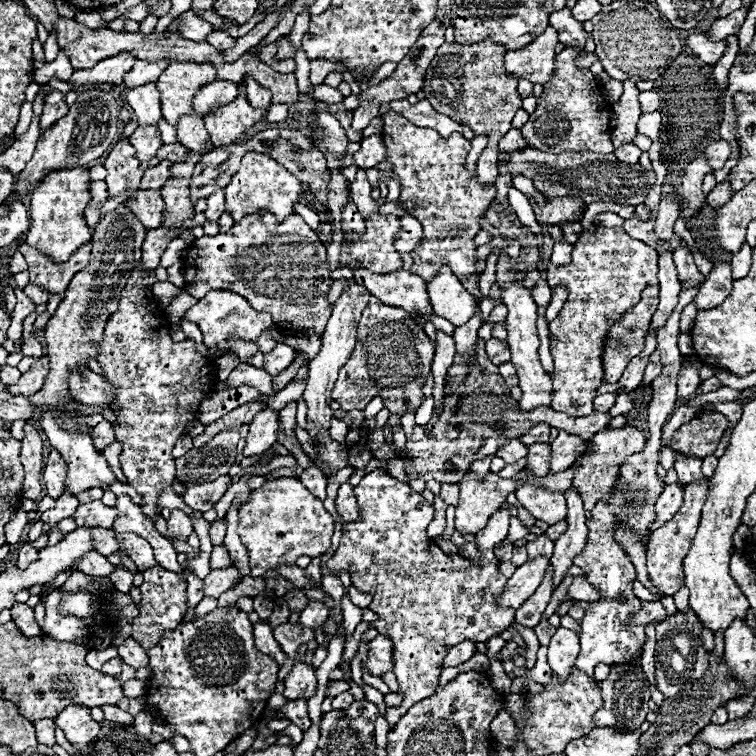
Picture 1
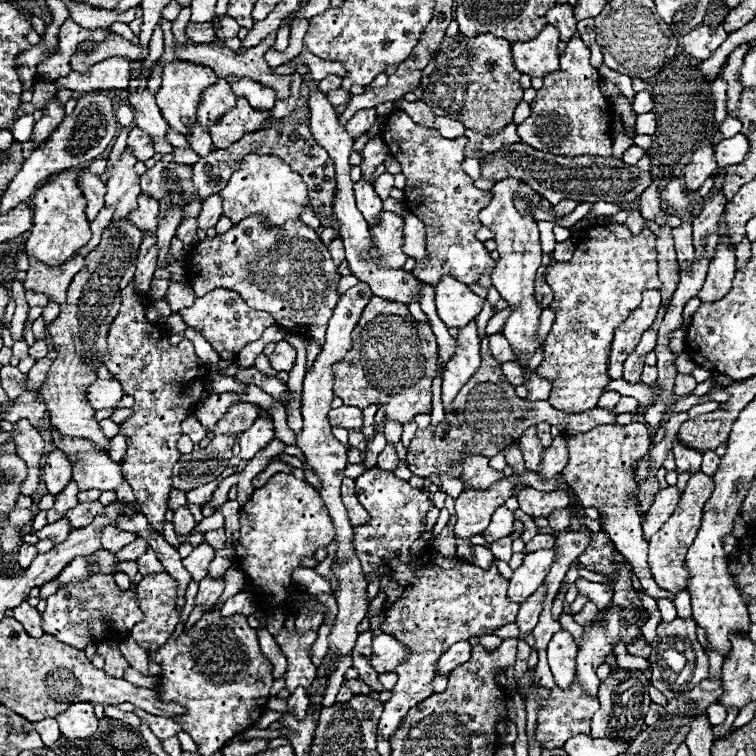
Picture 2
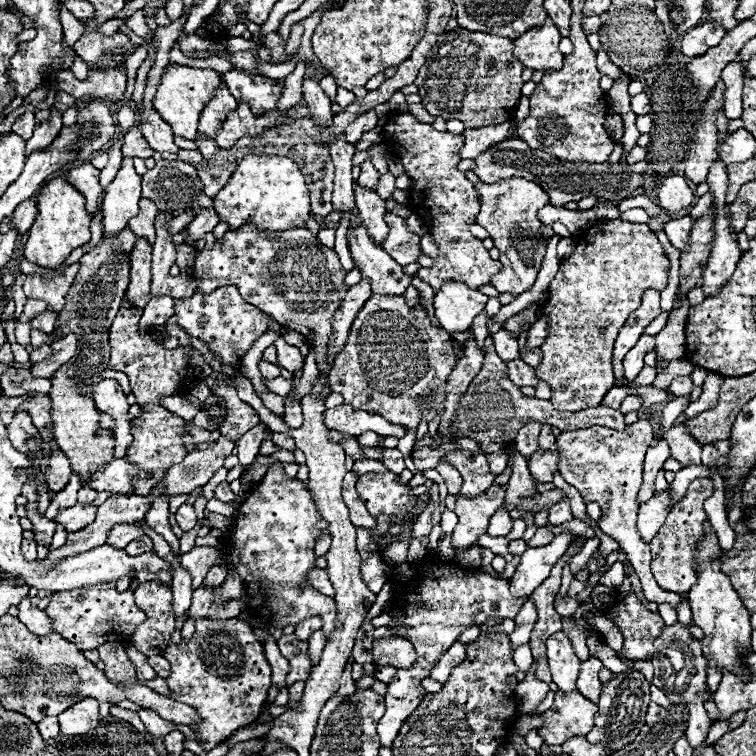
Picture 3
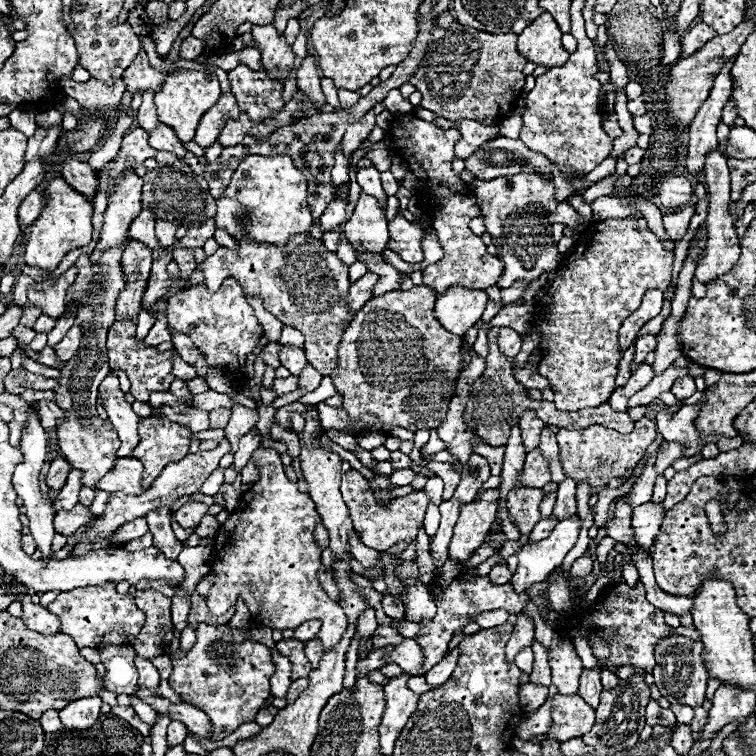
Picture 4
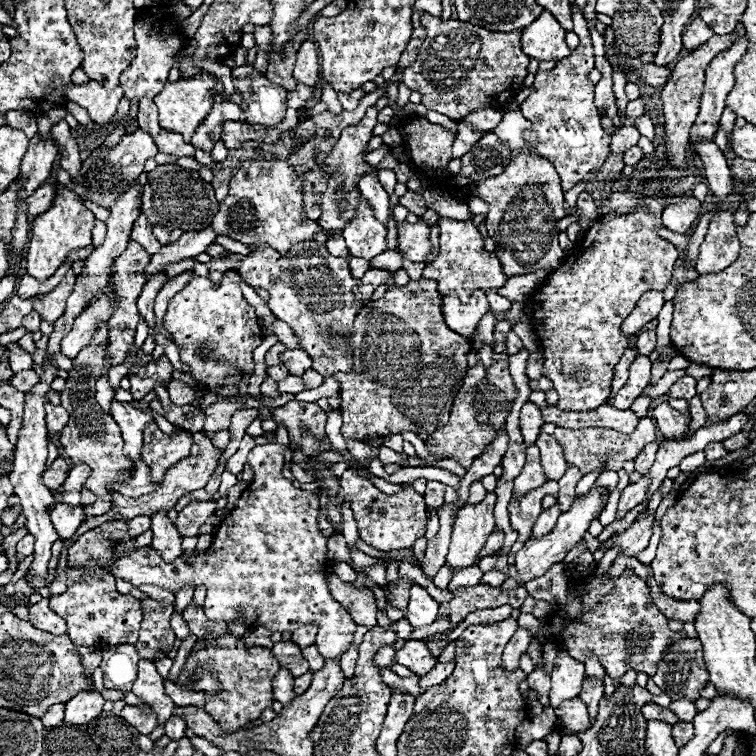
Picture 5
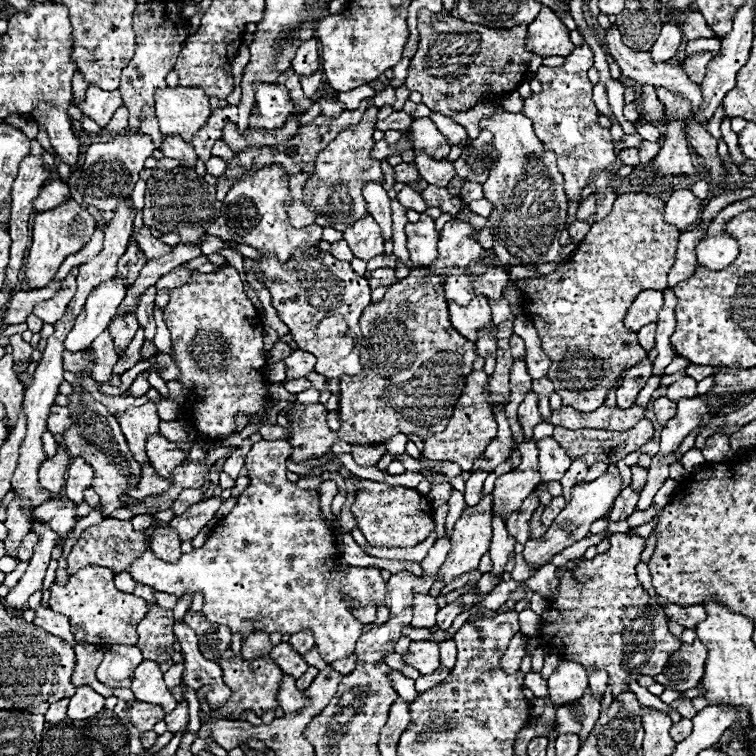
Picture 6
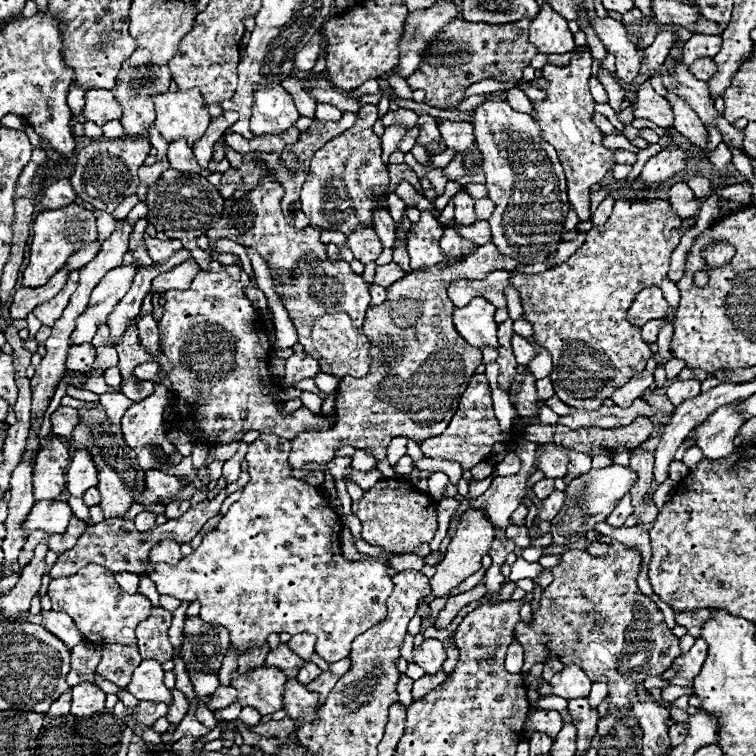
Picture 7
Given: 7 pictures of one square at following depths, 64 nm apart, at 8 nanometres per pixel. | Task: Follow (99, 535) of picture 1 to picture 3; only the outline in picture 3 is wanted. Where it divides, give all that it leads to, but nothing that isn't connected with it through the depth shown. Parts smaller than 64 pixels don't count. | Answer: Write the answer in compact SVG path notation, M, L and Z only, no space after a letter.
M116 524L116 528L110 528L106 544L112 548L124 548L126 544L130 544L132 540L140 538L144 532L132 524Z

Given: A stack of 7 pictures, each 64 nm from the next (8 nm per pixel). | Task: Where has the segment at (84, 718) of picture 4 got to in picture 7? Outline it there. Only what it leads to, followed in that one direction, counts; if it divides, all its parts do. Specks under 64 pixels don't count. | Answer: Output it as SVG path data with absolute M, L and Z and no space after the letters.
M82 682L72 688L70 714L72 716L92 716L104 710L104 702L106 702L106 694L102 690L98 690L96 686L88 682Z

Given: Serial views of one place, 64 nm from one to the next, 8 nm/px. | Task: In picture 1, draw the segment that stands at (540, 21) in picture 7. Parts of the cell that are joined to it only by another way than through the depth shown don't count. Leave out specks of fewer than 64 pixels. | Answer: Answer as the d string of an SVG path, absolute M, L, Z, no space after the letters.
M548 26L536 40L522 50L508 52L504 56L504 68L510 76L518 80L528 80L532 84L546 84L548 76L554 72L554 46L558 44L558 32Z

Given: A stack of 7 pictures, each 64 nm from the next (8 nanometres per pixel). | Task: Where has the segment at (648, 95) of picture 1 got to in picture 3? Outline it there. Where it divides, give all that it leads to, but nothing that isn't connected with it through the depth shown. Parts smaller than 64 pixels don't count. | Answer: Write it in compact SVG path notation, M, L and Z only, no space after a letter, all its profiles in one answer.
M644 92L632 96L632 110L638 114L638 116L644 116L644 114L650 114L650 100Z

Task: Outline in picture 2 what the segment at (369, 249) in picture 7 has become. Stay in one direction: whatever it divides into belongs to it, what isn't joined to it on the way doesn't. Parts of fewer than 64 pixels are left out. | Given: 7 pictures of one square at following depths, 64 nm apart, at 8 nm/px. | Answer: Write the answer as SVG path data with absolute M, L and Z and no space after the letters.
M364 178L354 182L354 198L356 198L356 206L364 214L366 222L370 226L374 226L378 220L378 214L382 212L382 200L376 196L372 184L368 184Z

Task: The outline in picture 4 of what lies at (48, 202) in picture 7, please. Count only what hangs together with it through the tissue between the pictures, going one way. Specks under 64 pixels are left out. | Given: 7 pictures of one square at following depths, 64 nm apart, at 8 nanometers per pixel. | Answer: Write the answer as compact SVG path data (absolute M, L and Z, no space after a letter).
M34 190L20 204L18 208L18 224L22 228L28 228L42 212L44 208L44 193Z

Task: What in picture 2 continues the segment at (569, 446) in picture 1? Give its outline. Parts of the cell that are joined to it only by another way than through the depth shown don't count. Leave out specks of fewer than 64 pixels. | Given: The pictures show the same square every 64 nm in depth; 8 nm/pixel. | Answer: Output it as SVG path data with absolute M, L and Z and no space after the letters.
M560 434L554 438L552 446L546 448L542 454L542 470L538 472L544 478L552 478L564 470L568 464L568 446L566 446L566 436Z

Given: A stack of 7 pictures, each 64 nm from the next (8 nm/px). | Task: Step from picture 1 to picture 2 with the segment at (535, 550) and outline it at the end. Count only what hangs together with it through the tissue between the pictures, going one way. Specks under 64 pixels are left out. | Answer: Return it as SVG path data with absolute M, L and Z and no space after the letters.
M536 534L530 542L526 542L526 552L534 552L536 548L544 548L544 550L548 550L548 548L552 548L554 546L554 536L552 534Z

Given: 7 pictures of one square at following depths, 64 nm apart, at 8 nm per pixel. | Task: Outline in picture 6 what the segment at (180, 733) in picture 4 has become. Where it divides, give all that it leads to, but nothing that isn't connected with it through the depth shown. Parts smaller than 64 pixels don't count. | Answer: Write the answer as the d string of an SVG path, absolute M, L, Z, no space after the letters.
M186 702L178 704L176 710L172 710L170 714L166 714L164 722L168 726L168 732L172 732L172 734L182 732L186 728L186 724L188 724L188 704Z

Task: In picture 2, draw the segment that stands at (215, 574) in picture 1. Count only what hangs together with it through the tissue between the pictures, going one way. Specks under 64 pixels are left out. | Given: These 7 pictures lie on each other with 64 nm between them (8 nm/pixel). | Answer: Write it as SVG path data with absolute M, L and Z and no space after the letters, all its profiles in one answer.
M206 576L204 580L200 580L200 590L198 590L198 596L196 596L196 604L206 604L208 610L212 610L216 600L220 598L222 590L224 590L224 578Z

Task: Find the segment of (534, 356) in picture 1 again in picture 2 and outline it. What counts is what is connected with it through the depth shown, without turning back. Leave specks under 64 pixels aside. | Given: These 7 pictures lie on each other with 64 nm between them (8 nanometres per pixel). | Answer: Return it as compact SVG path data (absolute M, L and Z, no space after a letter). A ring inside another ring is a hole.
M512 178L512 180L498 180L494 184L492 192L494 192L494 198L480 212L480 222L482 222L482 226L490 228L496 234L494 240L496 240L498 252L500 252L500 260L496 264L496 272L492 272L492 286L496 286L500 296L512 308L512 312L510 312L510 316L508 316L508 320L506 320L506 324L502 328L502 334L506 336L506 340L512 346L512 350L516 354L516 362L528 372L526 382L524 382L524 386L528 388L528 396L524 400L548 400L550 390L552 390L552 382L544 380L542 376L536 374L534 368L528 366L528 360L540 348L540 342L536 338L536 330L538 330L538 318L542 314L542 308L532 298L532 294L534 294L534 276L536 276L536 270L540 268L540 260L542 260L538 228L536 228L536 222L532 218L532 212L534 212L536 202L538 202L540 196L528 184L522 184L516 178ZM514 192L518 192L530 204L530 210L528 210L526 218L522 218L516 212L514 204L512 204ZM530 192L534 192L534 196L530 196Z

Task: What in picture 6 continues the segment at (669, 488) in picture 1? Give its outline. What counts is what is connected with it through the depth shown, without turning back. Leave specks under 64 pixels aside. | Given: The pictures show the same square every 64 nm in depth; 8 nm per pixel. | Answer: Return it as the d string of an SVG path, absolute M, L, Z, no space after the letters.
M612 534L610 550L606 554L600 554L594 560L570 560L566 566L558 568L558 596L548 602L548 610L540 616L540 640L546 642L546 638L552 638L552 644L562 658L574 660L586 670L606 670L614 696L618 696L622 690L628 690L628 678L636 678L640 674L656 676L666 666L670 654L682 644L678 636L668 632L666 614L636 578L634 566L640 562L644 546L646 542L636 534Z

